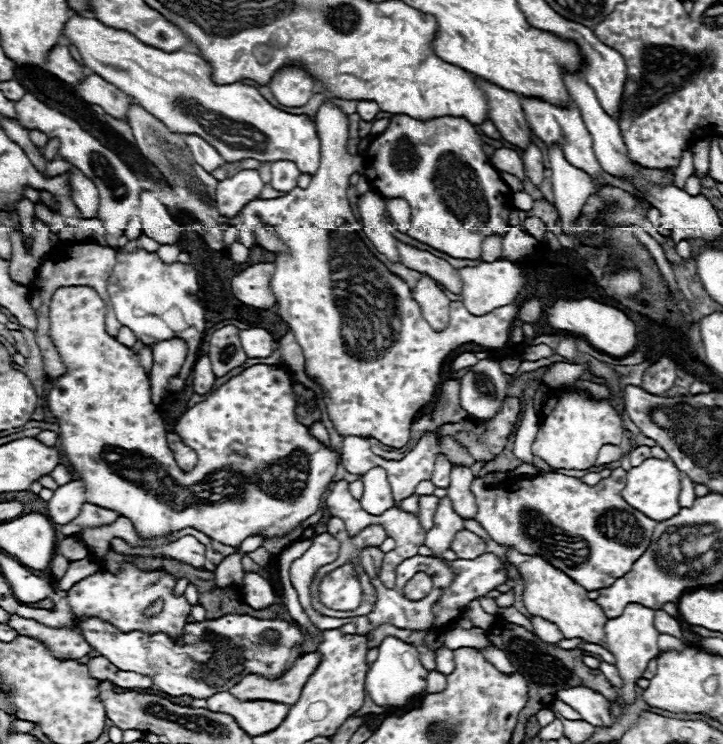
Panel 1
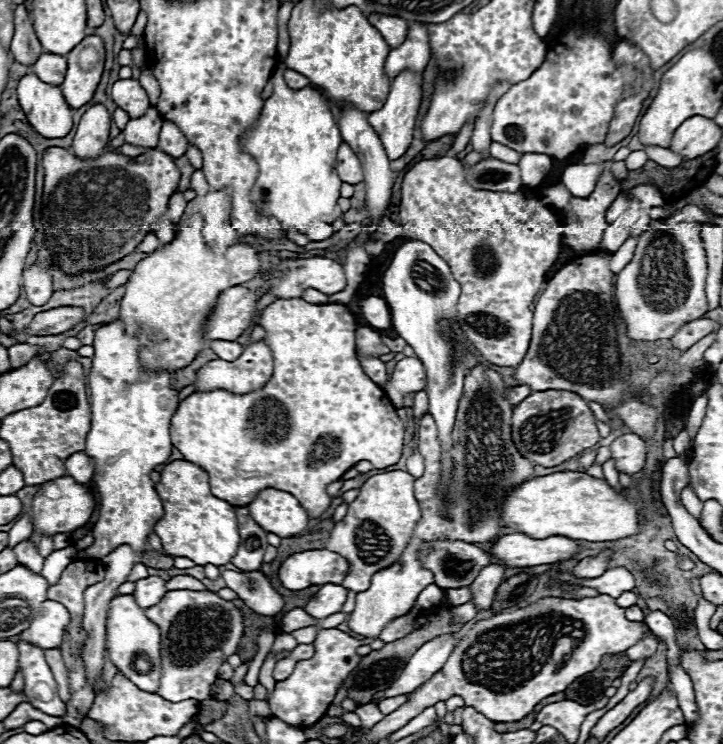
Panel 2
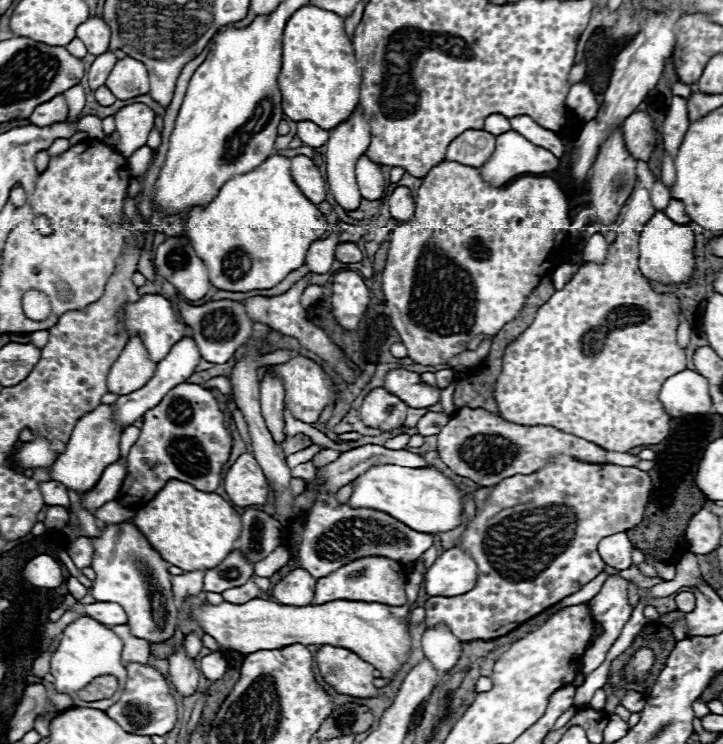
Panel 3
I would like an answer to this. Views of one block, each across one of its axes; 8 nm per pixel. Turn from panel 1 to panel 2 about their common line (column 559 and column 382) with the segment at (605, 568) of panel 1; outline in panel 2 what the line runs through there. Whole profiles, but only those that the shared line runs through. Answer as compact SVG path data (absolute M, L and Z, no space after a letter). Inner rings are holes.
M392 470L368 478L360 488L358 498L348 504L346 516L334 524L326 548L350 560L350 570L342 582L346 590L356 594L364 592L370 586L372 574L394 564L402 554L402 548L410 542L414 524L420 516L420 506L414 498L414 480L416 478L404 470Z

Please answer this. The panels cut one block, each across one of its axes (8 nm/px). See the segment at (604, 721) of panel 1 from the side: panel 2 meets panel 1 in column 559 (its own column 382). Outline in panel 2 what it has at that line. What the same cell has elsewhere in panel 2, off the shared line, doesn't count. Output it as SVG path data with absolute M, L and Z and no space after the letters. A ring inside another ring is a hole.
M442 634L442 636L428 640L406 662L402 676L386 692L378 692L378 696L374 696L372 702L378 704L384 698L414 692L420 684L424 684L430 676L434 676L434 672L438 672L438 668L442 668L442 664L448 660L448 656L456 648L456 644L458 644L458 638L454 634Z

